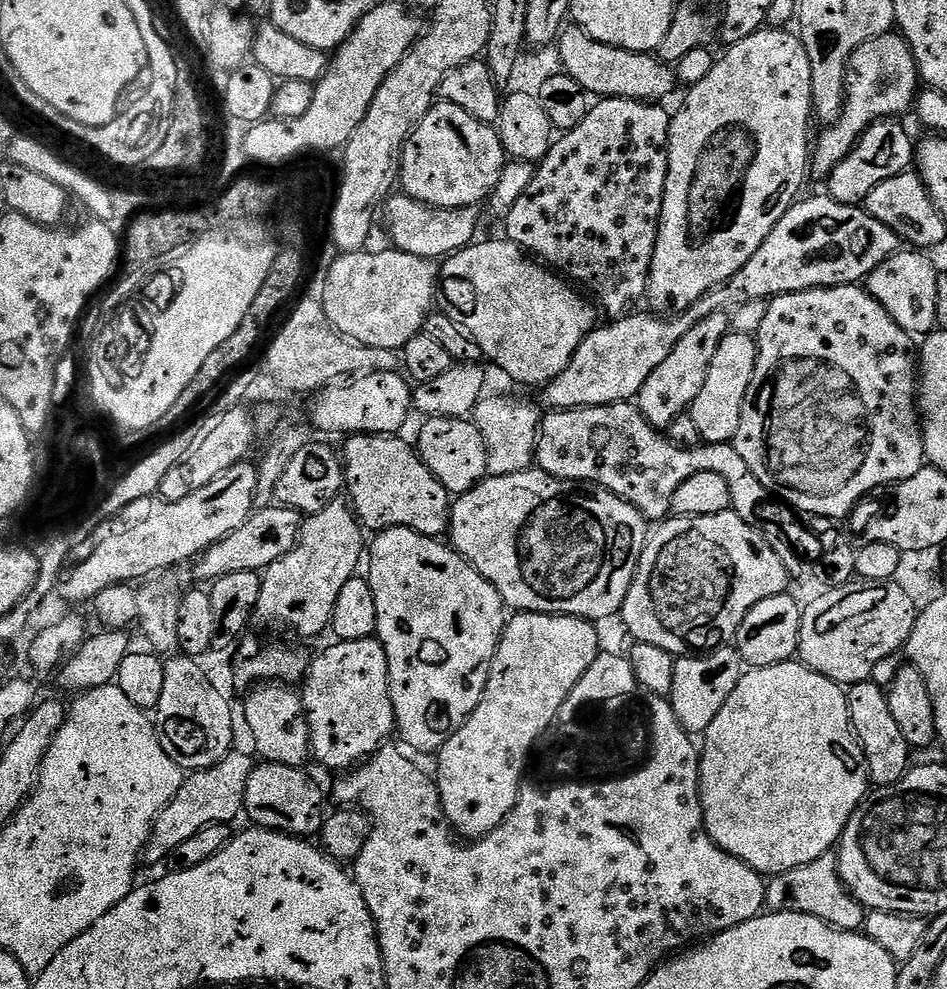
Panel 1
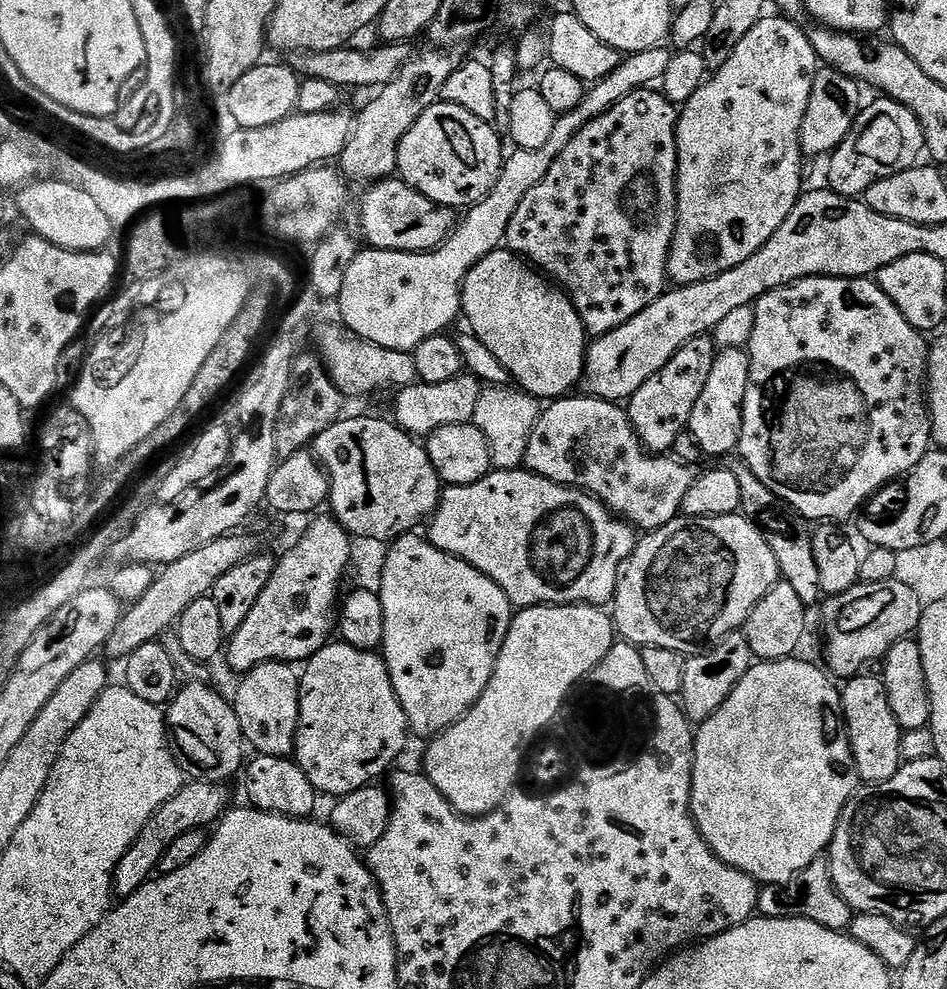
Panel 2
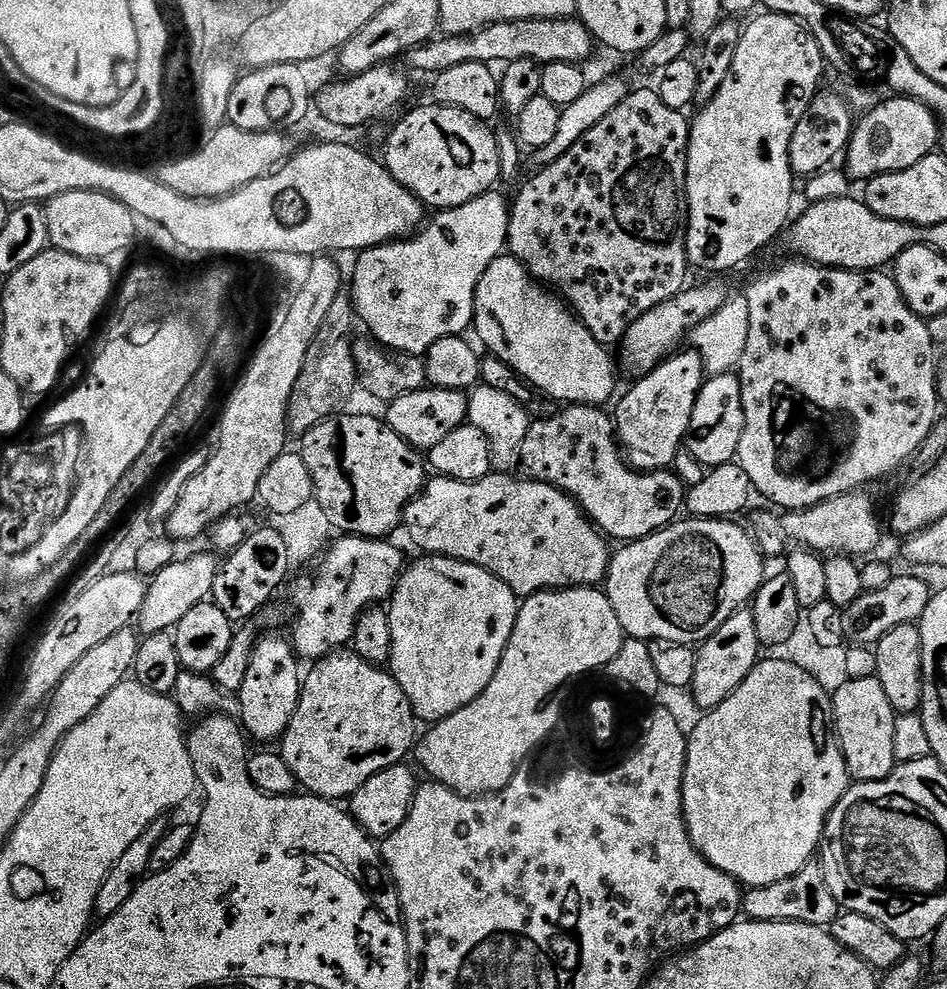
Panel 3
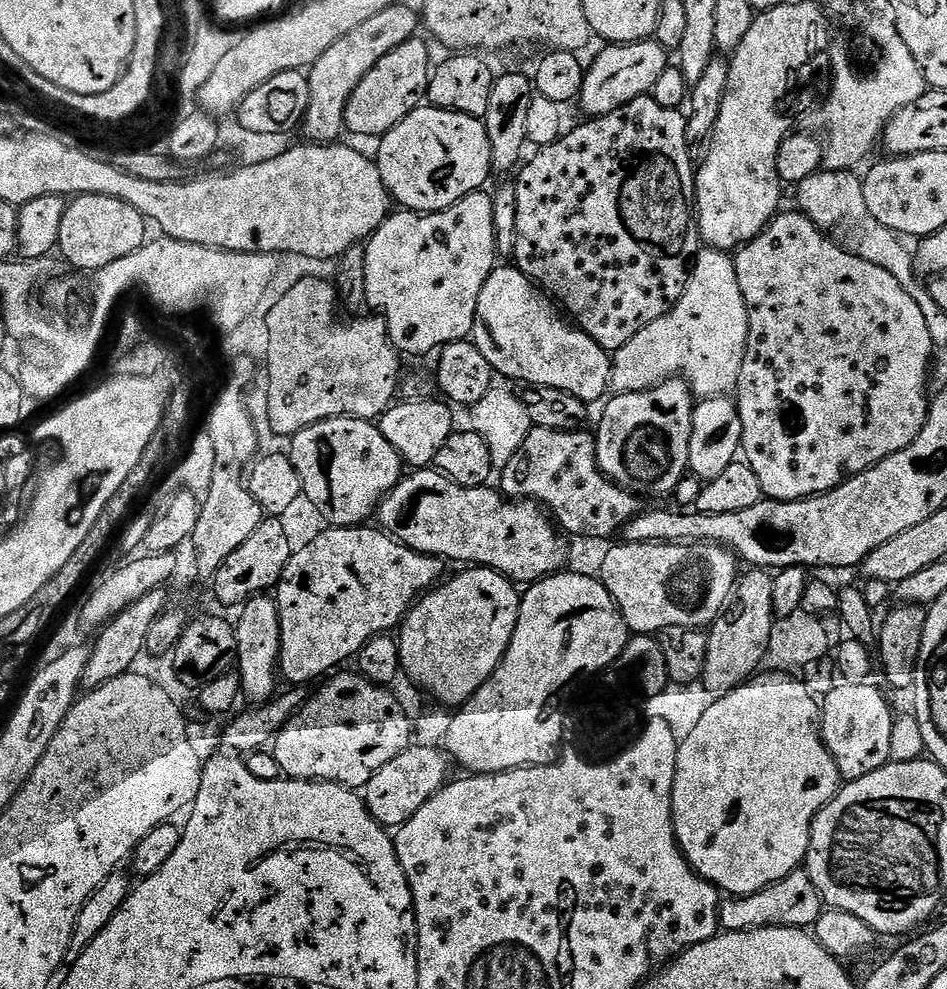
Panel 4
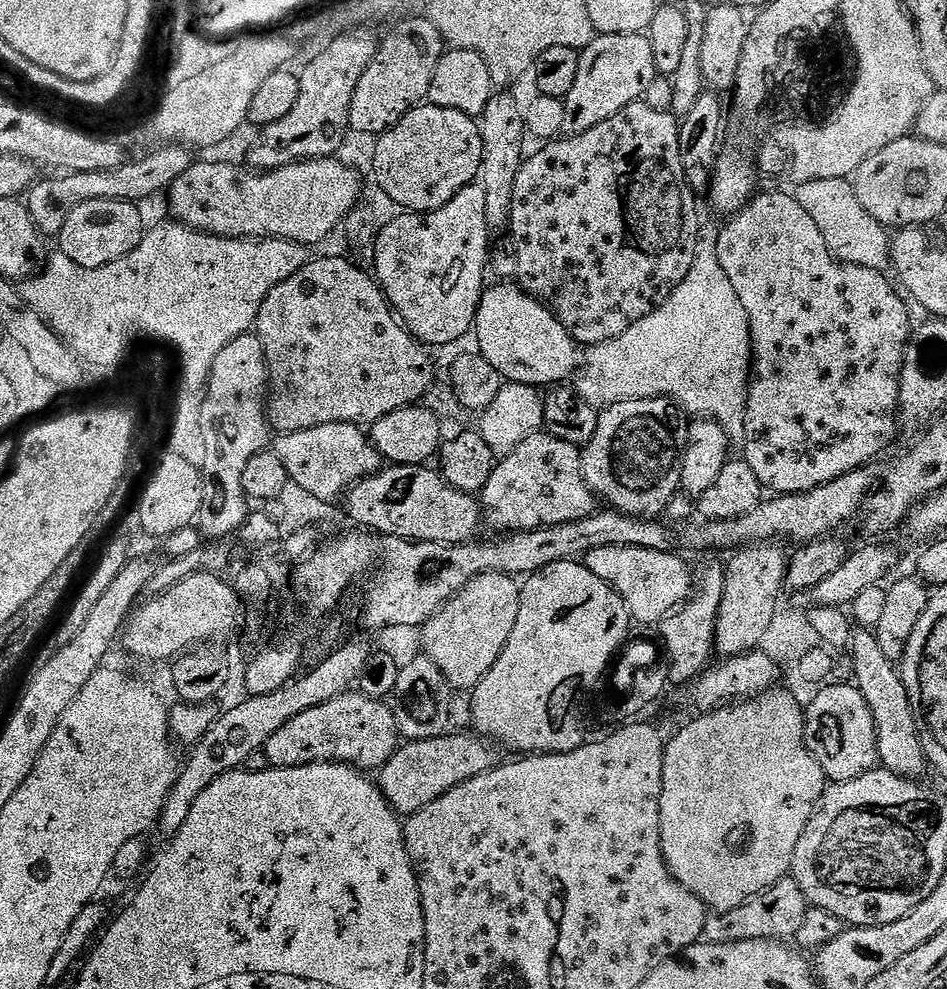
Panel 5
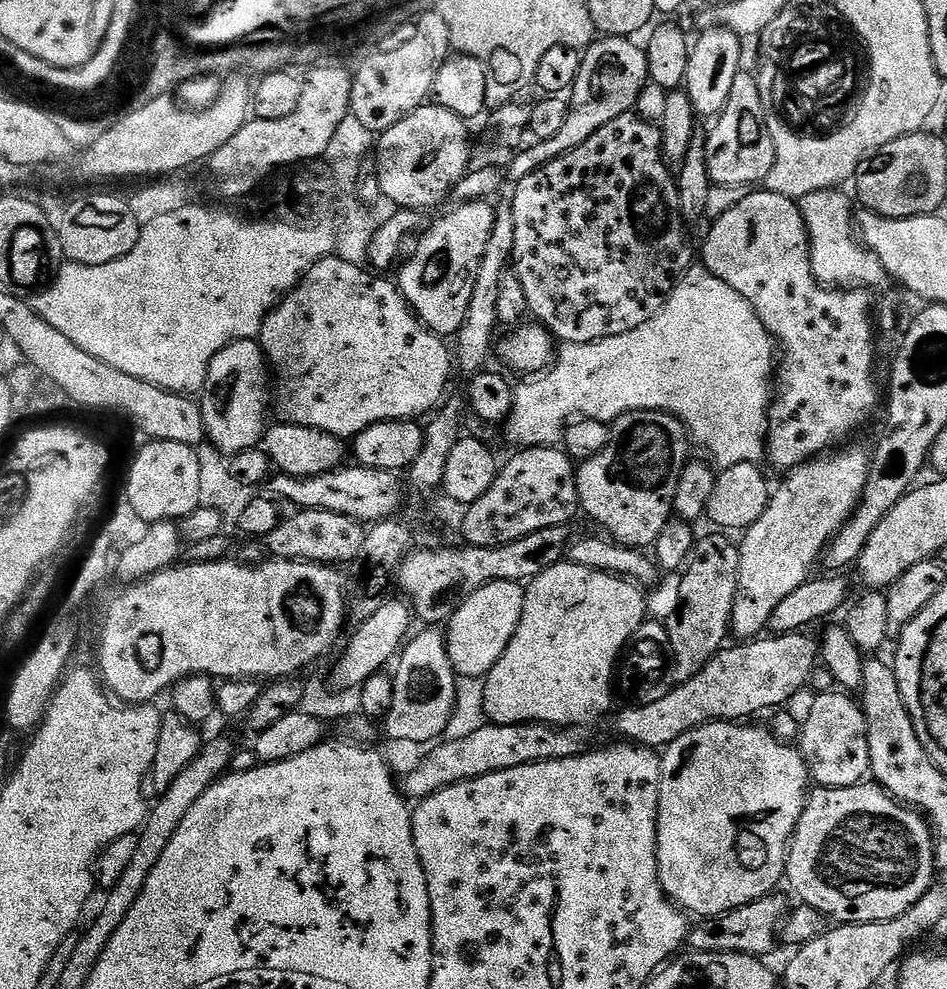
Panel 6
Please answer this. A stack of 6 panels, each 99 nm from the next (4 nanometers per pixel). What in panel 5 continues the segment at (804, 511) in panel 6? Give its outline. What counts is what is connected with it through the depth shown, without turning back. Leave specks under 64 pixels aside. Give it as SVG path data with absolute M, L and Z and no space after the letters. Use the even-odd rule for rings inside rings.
M744 546L735 553L732 565L727 565L726 590L716 623L716 652L724 658L744 656L763 645L766 634L778 619L776 603L785 591L789 557L780 546Z

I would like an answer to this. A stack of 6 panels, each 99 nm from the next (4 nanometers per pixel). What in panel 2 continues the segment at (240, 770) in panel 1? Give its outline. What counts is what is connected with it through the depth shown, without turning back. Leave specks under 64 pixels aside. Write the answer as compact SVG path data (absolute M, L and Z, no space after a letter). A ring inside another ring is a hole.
M201 779L185 783L180 792L174 794L174 798L170 798L170 802L162 805L150 818L150 822L146 822L142 834L138 834L138 838L132 843L130 850L126 850L126 854L122 854L112 879L115 895L120 898L129 896L134 894L134 890L138 890L142 885L148 883L153 873L159 869L164 849L170 846L170 842L174 842L174 838L186 834L186 830L207 829L209 826L215 825L229 803L226 789L227 787L209 784L208 781Z

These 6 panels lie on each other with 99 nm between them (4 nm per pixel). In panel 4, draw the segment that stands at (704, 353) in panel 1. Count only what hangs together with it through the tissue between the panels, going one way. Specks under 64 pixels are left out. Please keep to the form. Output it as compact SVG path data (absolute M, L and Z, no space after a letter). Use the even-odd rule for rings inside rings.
M673 378L663 380L644 392L622 392L611 397L603 405L604 413L600 416L600 425L594 428L596 438L596 461L598 466L615 484L622 486L635 496L671 497L678 482L688 472L690 458L690 434L692 433L692 409L694 393L685 380Z

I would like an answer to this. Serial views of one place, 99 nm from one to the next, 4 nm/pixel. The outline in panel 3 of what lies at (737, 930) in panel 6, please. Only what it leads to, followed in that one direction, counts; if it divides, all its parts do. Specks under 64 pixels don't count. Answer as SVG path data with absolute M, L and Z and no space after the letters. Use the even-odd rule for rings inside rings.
M816 862L802 866L802 870L798 870L798 874L794 874L782 882L774 882L770 886L749 888L742 896L743 915L749 920L757 920L758 922L782 922L785 920L795 924L809 924L815 928L827 929L841 911L840 903L834 898L834 894L830 894L830 886L826 886L826 874Z

